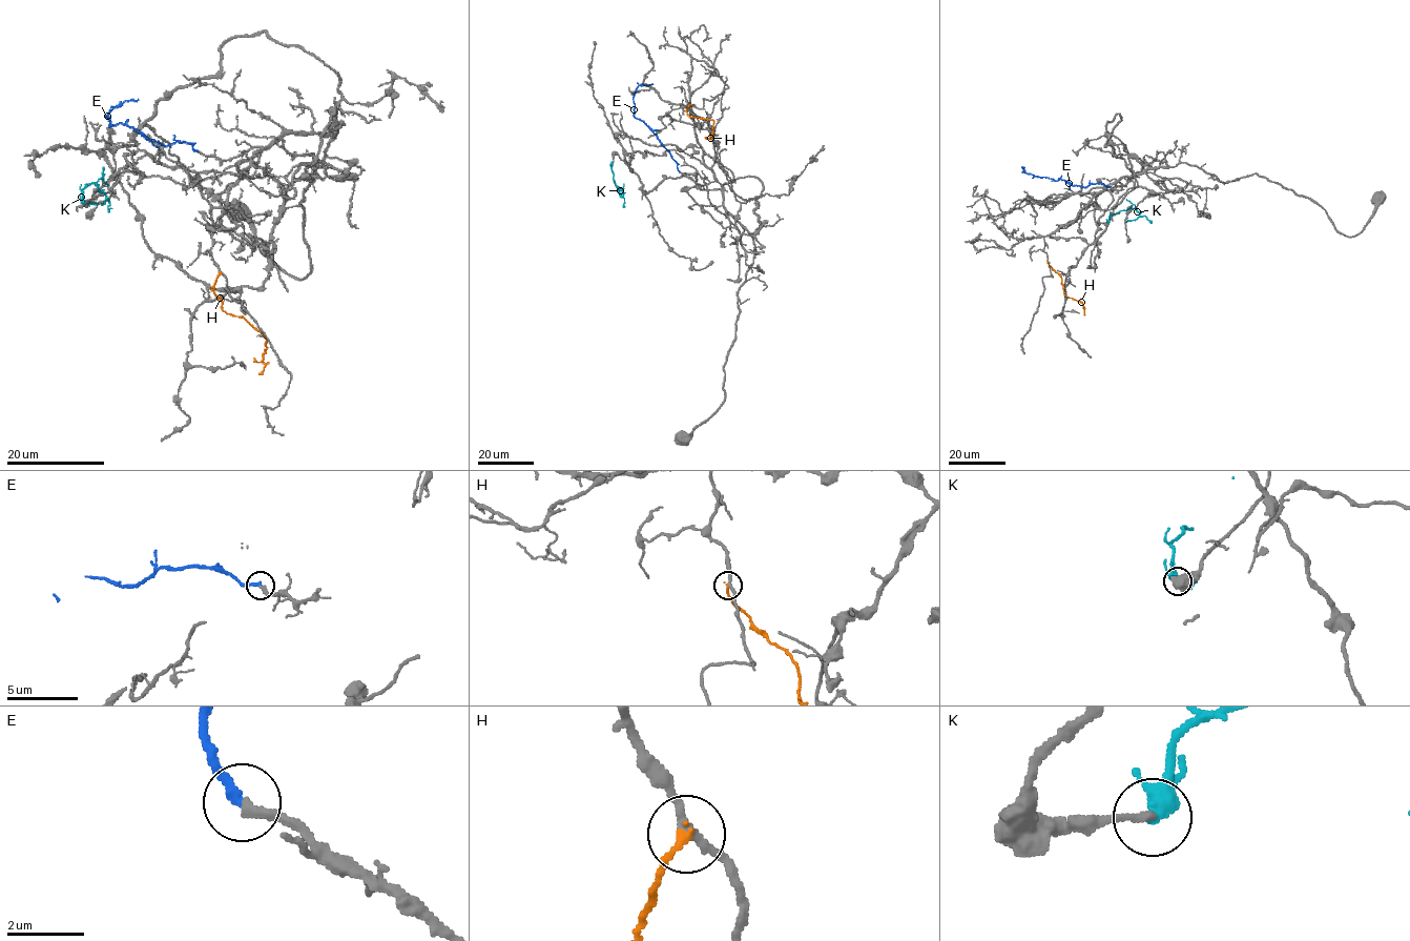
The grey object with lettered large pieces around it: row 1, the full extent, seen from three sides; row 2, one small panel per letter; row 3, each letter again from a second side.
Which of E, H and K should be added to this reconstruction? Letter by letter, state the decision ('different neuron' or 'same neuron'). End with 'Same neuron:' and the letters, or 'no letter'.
E: same neuron
H: different neuron
K: different neuron
Same neuron: E

